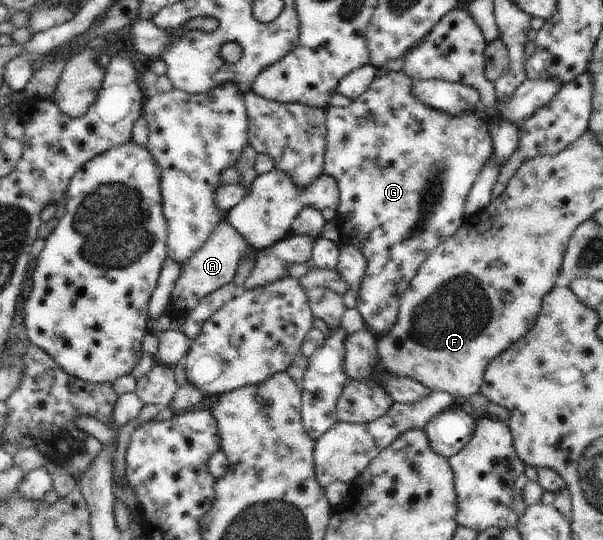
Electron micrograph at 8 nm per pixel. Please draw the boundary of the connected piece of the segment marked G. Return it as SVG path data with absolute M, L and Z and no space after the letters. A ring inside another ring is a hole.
M402 70L399 72L388 71L381 77L376 77L368 86L368 89L360 97L357 97L348 107L331 106L326 109L326 127L327 136L325 147L325 164L323 173L331 175L336 180L339 189L339 206L336 221L341 230L340 245L352 244L361 249L362 255L367 259L367 266L364 277L359 287L358 301L355 305L362 314L368 327L372 327L372 331L376 333L387 334L396 323L399 312L400 298L408 289L412 278L416 275L418 268L428 259L428 256L440 245L447 237L454 235L460 226L466 221L466 200L474 183L478 179L480 172L486 162L493 155L493 139L490 135L491 123L486 116L479 116L476 111L462 112L457 116L452 116L448 112L440 112L431 108L428 104L423 104L415 97L412 86L414 80L408 77ZM468 141L476 141L476 147L472 153L468 153L465 145Z

